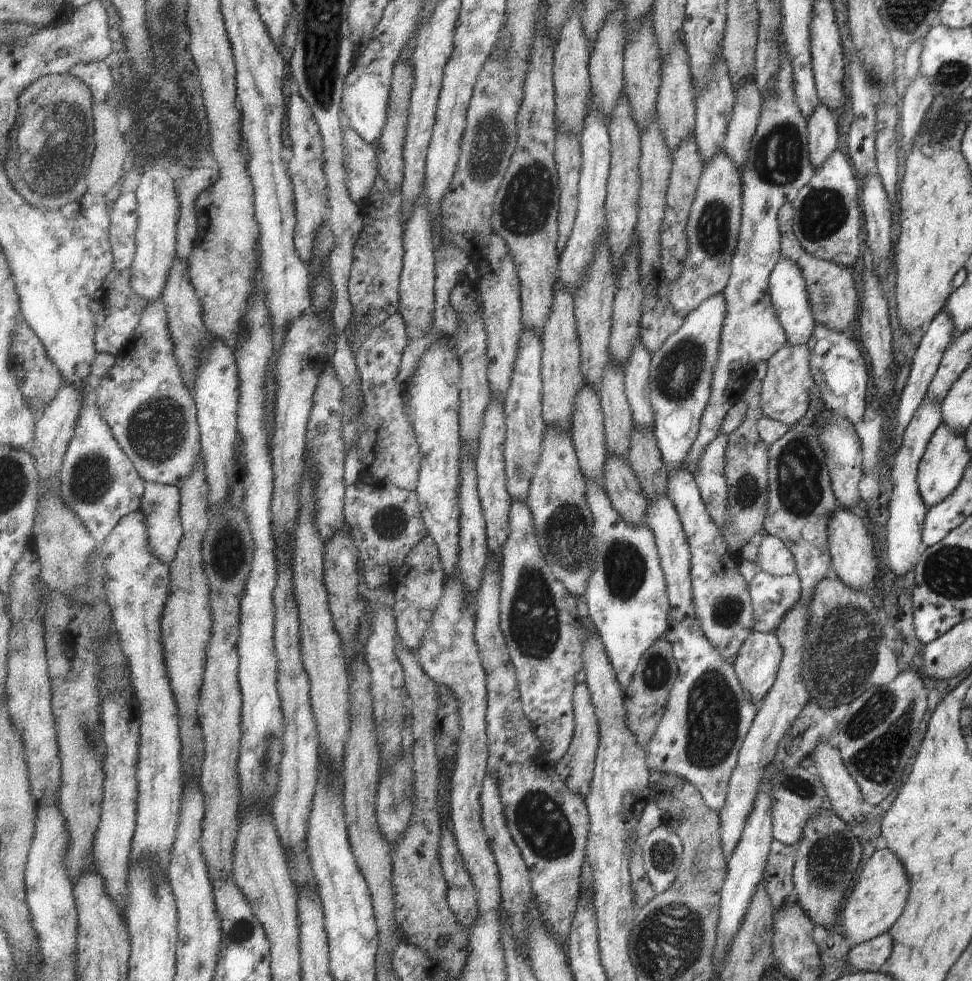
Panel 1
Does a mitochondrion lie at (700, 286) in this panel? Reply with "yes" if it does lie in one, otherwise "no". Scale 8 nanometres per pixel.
no

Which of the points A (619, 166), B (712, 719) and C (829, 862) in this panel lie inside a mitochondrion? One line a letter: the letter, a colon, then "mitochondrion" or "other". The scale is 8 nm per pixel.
A: other
B: mitochondrion
C: mitochondrion

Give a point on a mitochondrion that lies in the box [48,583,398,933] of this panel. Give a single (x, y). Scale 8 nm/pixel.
(264, 760)

